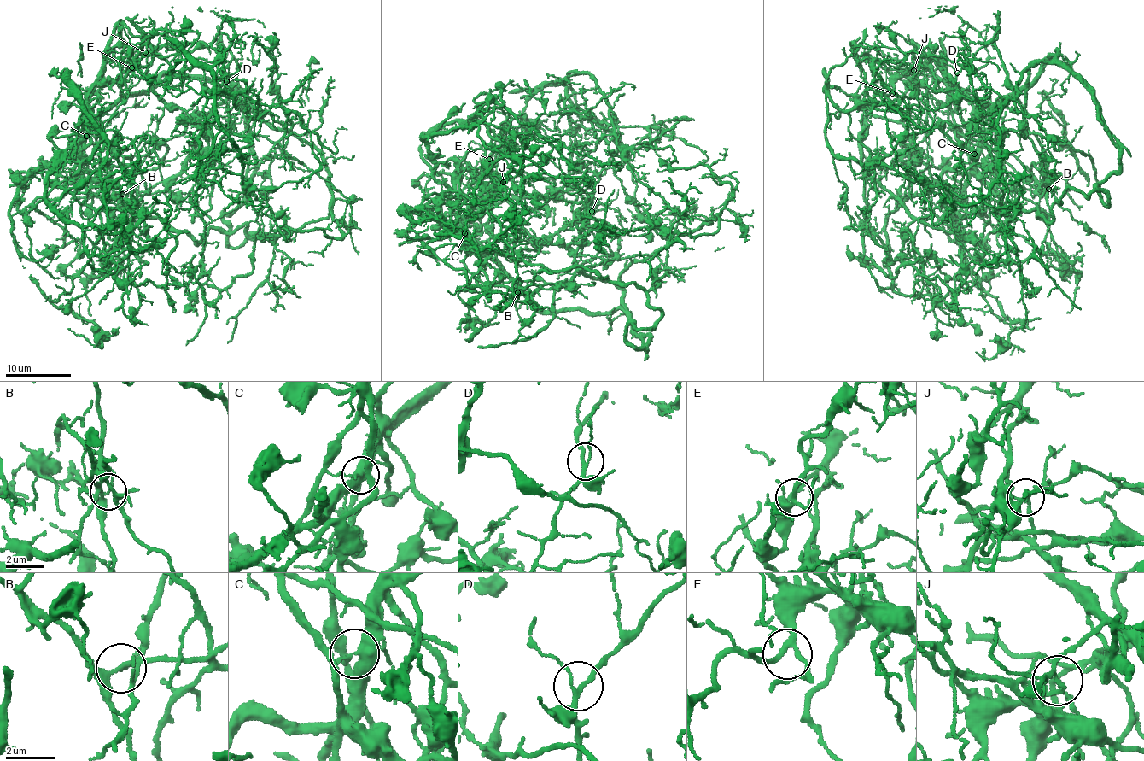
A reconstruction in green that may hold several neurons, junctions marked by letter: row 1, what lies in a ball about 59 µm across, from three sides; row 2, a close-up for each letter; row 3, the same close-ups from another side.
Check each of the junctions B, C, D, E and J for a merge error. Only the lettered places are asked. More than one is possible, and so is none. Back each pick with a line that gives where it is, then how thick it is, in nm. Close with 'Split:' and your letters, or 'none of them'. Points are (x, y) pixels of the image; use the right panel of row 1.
B: place (1048, 189); calibre 160 nm
C: place (974, 154); calibre 400 nm
J: place (913, 70); calibre 140 nm
Split: B, C, J

